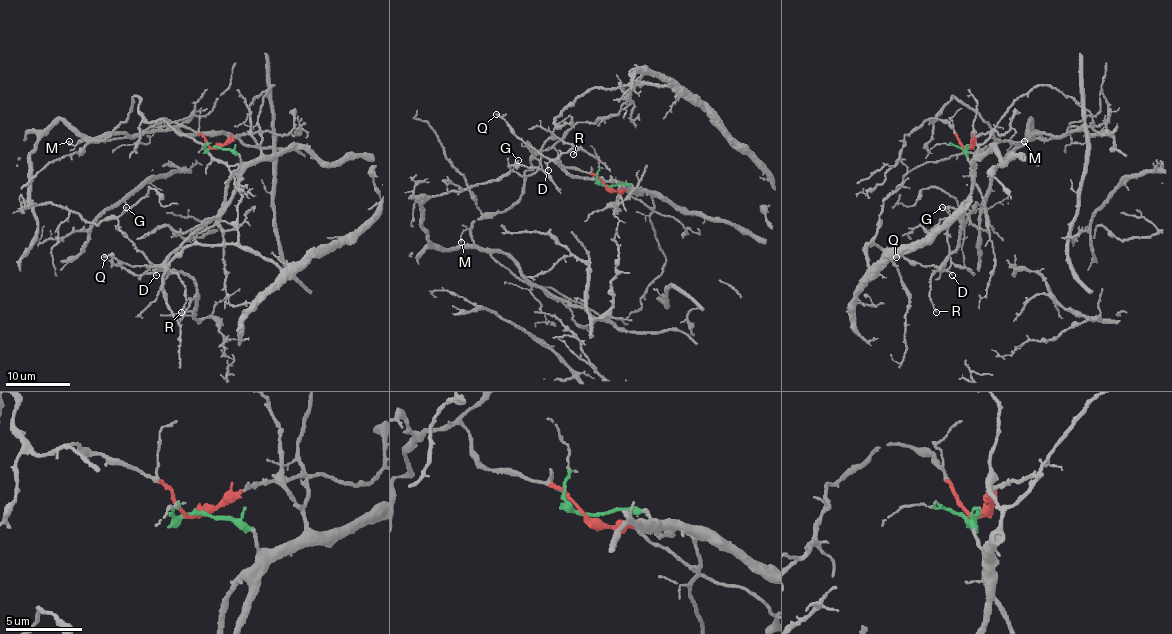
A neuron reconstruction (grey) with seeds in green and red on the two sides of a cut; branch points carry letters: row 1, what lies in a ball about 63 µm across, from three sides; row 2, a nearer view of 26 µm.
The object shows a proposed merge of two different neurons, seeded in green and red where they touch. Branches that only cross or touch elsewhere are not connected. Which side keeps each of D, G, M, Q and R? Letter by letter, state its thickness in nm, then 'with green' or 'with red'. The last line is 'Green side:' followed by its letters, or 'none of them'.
D: 140 nm | with green
G: 120 nm | with red
M: 140 nm | with red
Q: 180 nm | with green
R: 160 nm | with green
Green side: D, Q, R

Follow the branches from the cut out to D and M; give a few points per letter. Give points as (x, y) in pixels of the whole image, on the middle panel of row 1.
D: (606, 185), (624, 184), (632, 188), (616, 182), (571, 177), (552, 161), (547, 164), (549, 169)
M: (606, 185), (565, 166), (553, 148), (541, 150), (531, 160), (520, 198), (494, 214), (481, 214), (461, 241)

